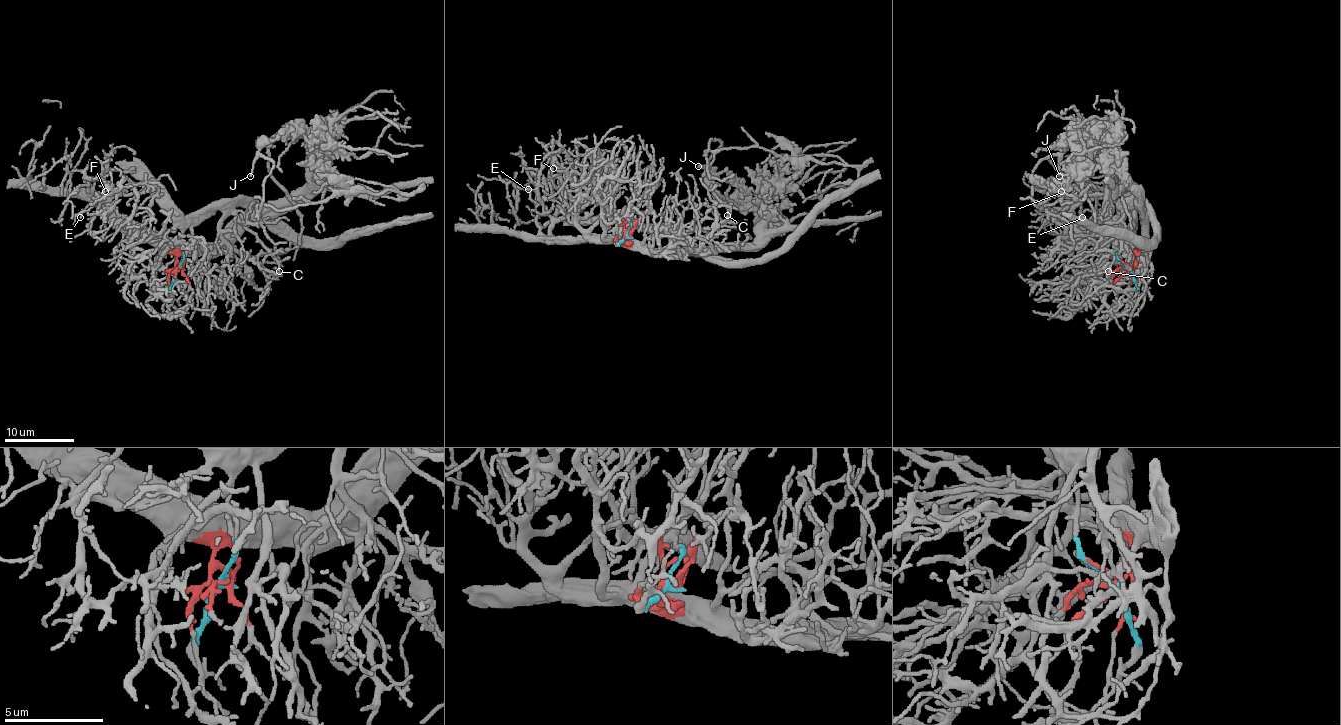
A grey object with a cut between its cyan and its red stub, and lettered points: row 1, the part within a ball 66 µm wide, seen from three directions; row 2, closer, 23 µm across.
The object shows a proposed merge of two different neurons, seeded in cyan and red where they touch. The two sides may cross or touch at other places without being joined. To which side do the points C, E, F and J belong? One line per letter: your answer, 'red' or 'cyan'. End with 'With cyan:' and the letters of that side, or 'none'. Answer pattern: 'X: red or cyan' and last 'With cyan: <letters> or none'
C: cyan
E: red
F: red
J: red
With cyan: C

